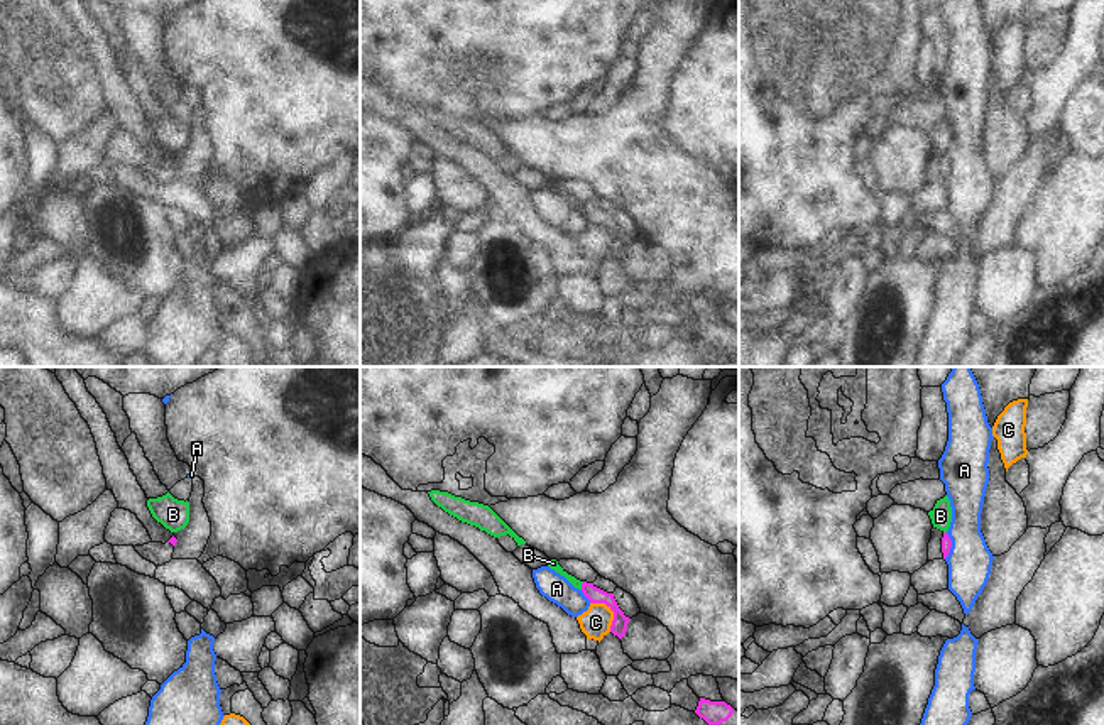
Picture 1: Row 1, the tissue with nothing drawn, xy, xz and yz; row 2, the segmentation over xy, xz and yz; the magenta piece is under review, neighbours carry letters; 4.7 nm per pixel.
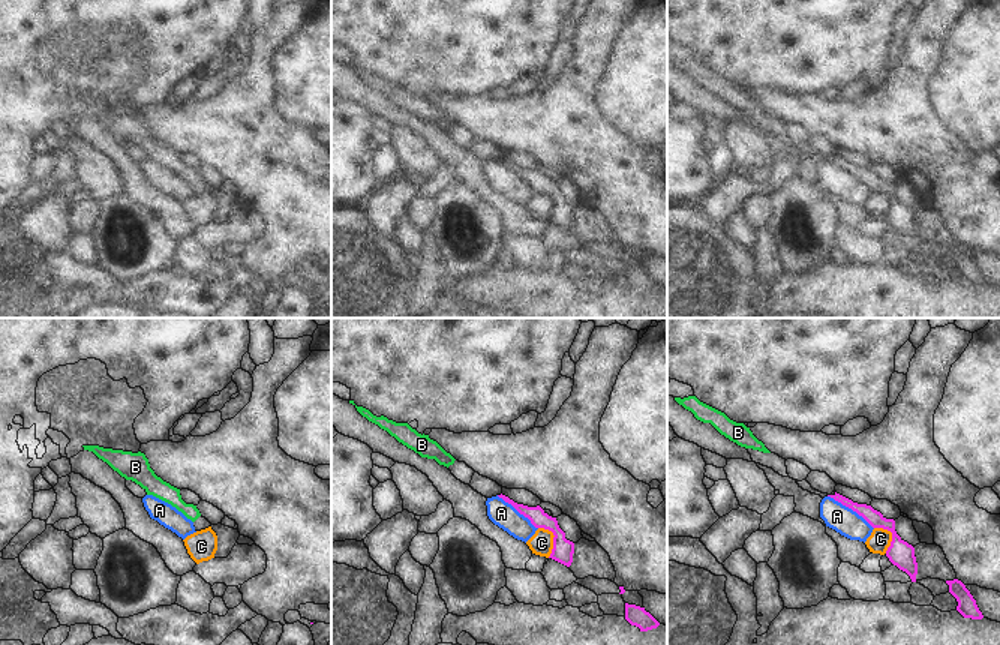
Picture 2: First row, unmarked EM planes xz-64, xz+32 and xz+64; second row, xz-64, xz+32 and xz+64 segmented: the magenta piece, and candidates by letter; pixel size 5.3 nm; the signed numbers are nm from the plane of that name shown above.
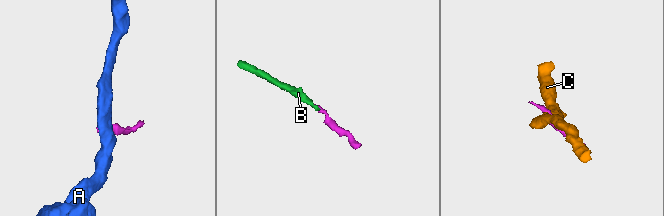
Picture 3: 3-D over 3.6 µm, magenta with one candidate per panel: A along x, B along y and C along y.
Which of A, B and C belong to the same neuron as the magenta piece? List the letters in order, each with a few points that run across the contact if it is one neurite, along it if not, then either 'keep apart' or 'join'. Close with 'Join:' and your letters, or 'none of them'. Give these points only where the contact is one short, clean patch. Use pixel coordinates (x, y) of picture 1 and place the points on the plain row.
A: line yz (947, 154), (950, 173), (944, 179); keep apart
B: line xz (584, 203), (580, 210); keep apart
C: line xz (590, 223), (602, 223), (612, 234), (611, 252); keep apart
Join: none of them

